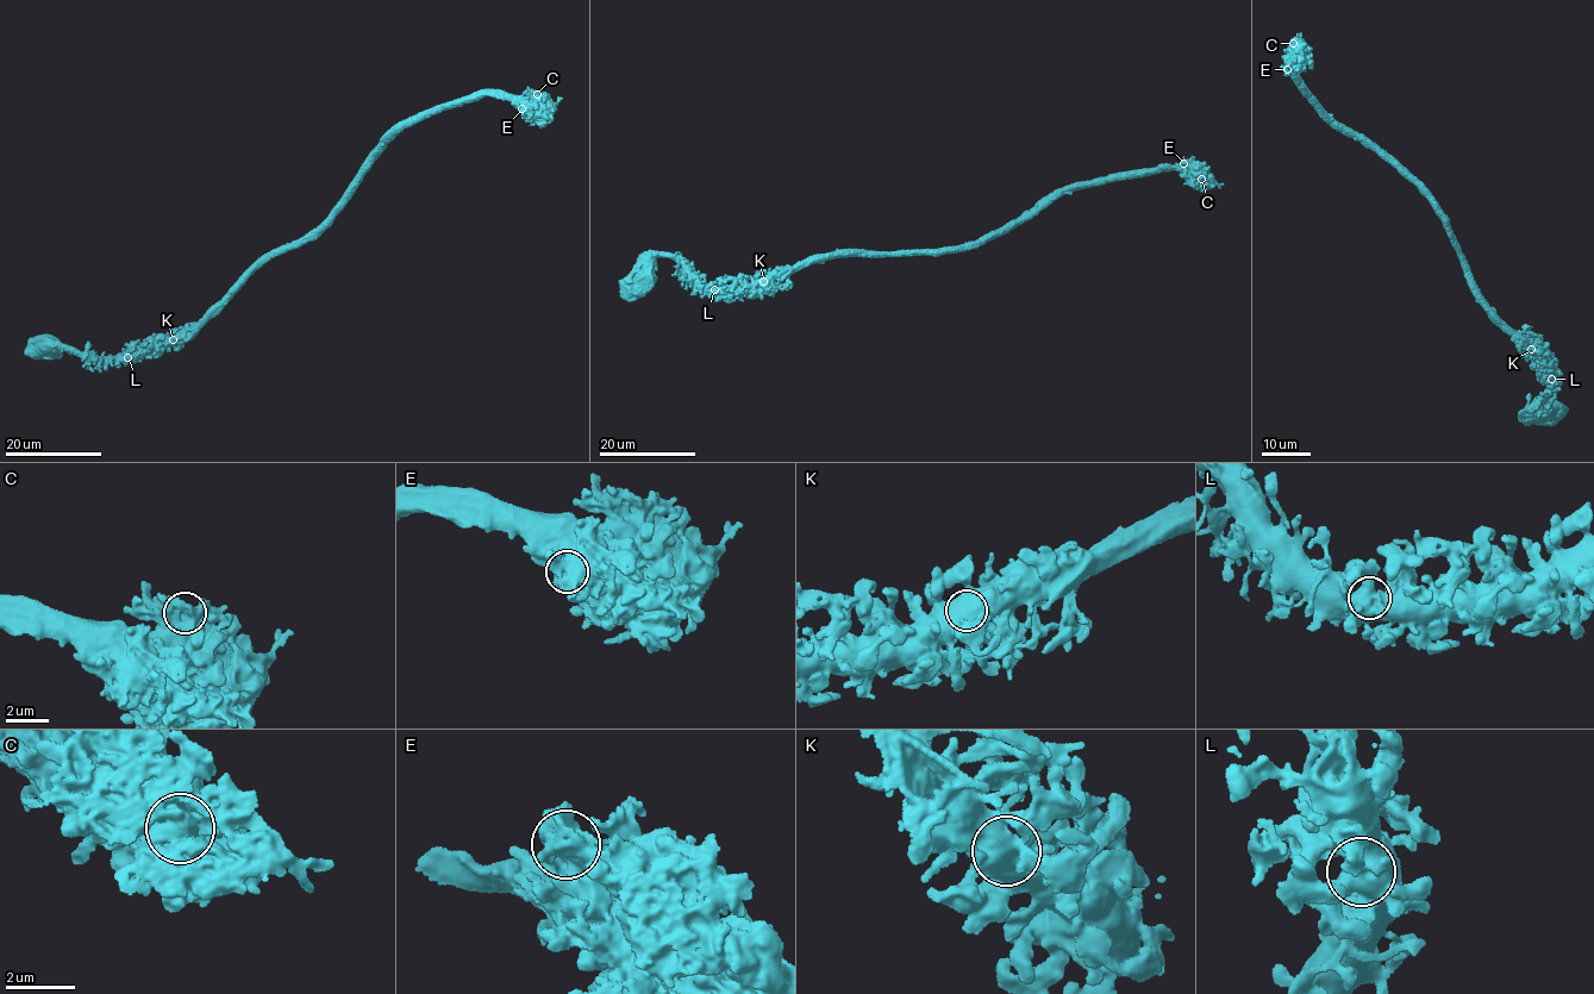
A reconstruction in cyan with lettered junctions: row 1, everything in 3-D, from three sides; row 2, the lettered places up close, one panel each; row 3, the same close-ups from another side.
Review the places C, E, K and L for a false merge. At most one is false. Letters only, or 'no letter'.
no letter

